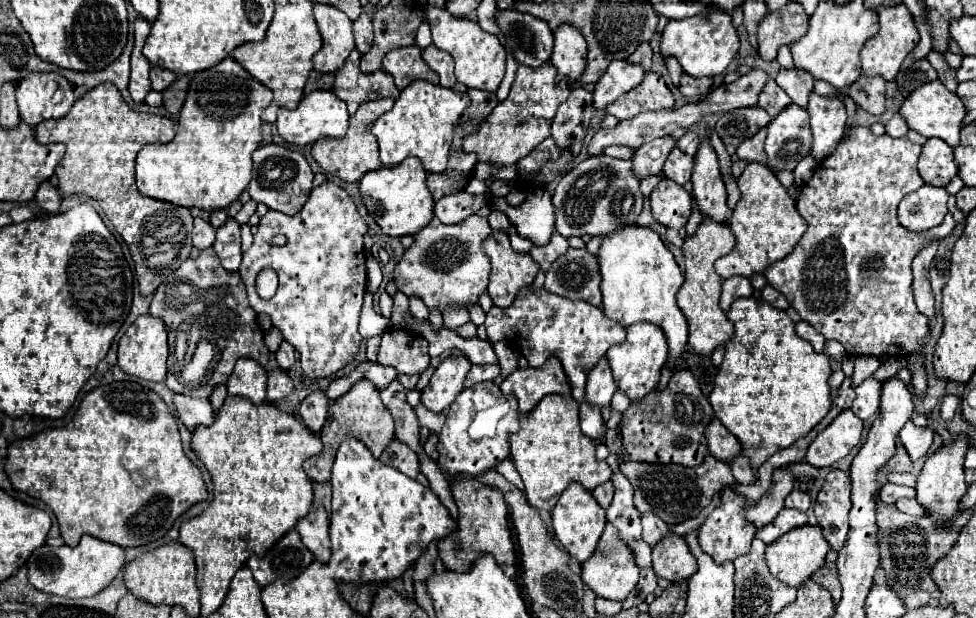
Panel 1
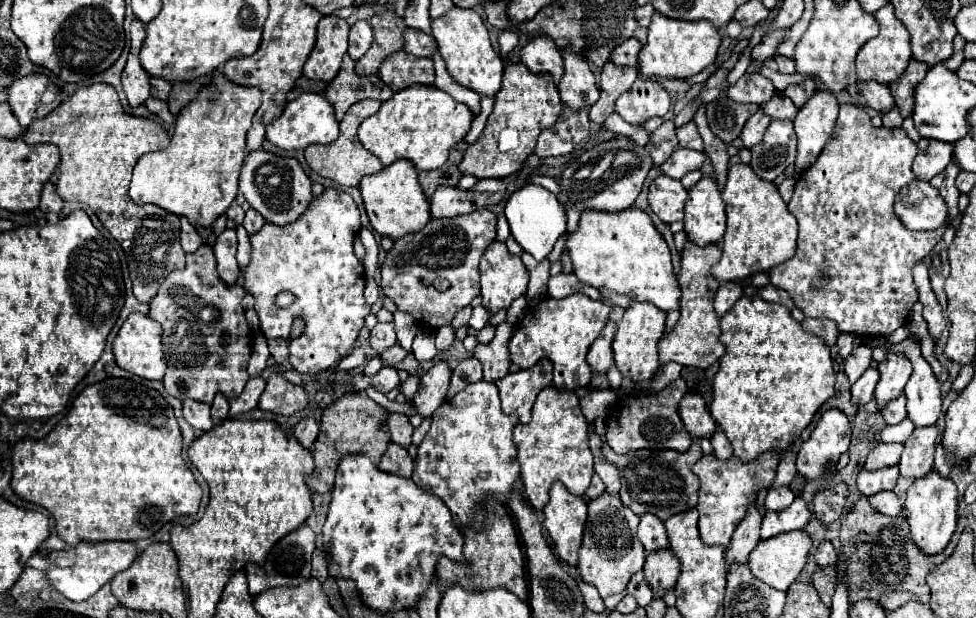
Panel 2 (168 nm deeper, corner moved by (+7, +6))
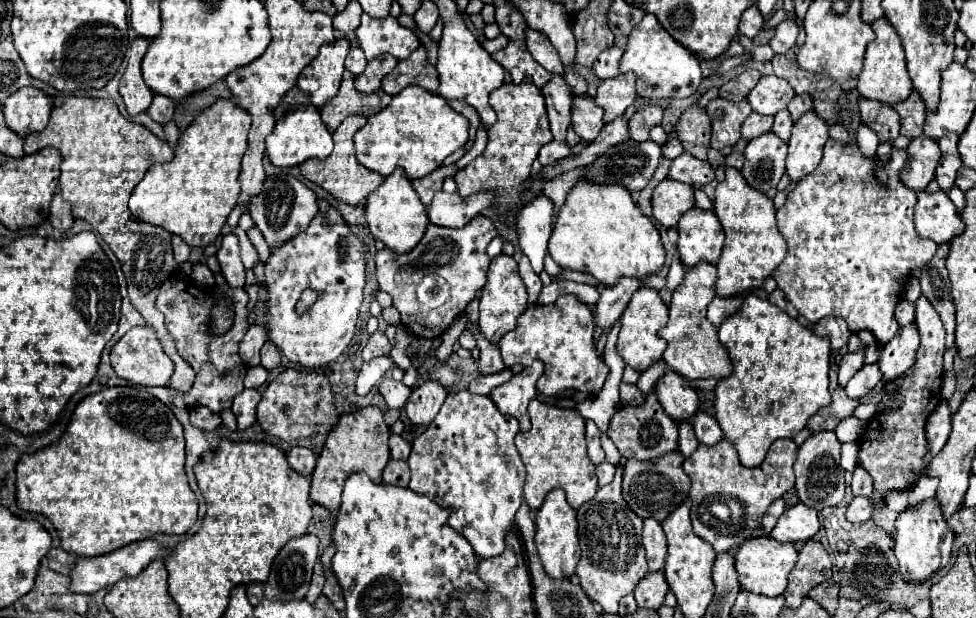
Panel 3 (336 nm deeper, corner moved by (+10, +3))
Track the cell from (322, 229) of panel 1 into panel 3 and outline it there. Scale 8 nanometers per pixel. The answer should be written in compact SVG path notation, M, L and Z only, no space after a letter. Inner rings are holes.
M336 208L318 212L304 232L280 246L270 246L264 276L268 292L264 330L268 342L272 342L290 362L304 368L320 368L336 362L354 336L362 290L366 286L364 248L350 232L342 214ZM306 288L318 290L320 296L304 316L296 316L294 306Z

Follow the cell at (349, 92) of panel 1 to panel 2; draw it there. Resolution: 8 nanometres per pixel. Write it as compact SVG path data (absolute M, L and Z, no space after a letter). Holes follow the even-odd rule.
M345 55L339 75L327 85L325 99L335 107L337 121L343 119L345 111L363 99L377 99L377 101L389 101L393 97L393 91L377 77L359 77L355 73L355 61Z

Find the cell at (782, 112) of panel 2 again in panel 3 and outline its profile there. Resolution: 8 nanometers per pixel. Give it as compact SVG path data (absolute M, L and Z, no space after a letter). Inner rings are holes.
M780 110L778 114L774 114L774 126L772 126L772 132L778 134L784 142L790 138L790 128L792 128L792 118L786 110Z

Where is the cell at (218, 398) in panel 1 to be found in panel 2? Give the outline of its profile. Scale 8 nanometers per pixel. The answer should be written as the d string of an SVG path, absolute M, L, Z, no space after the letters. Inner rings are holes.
M217 395L211 405L211 415L215 421L223 421L229 417L229 401L223 395Z

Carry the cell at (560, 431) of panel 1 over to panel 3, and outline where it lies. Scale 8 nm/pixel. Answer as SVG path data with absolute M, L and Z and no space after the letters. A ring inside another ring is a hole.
M536 396L530 400L528 414L532 420L532 428L528 432L518 432L514 442L526 466L526 482L524 482L524 498L530 508L540 508L546 494L552 488L562 488L572 508L582 506L590 500L598 486L592 462L586 456L584 442L584 418L576 410L556 408L540 402Z

